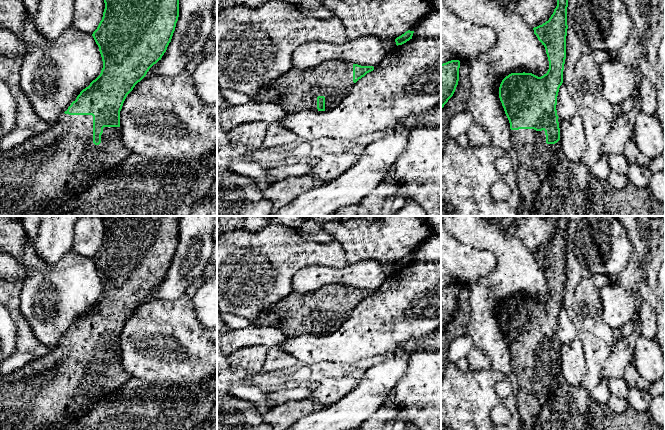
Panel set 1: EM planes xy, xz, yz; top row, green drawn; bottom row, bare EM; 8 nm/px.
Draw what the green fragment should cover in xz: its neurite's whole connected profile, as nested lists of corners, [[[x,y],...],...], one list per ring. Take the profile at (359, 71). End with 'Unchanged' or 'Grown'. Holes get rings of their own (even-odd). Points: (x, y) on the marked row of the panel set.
[[[331,60],[308,70],[292,67],[251,98],[257,103],[280,105],[290,113],[328,111],[337,107],[354,84],[373,70],[373,66],[343,60]]]. Grown

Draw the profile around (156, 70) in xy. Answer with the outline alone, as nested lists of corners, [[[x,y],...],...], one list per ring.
[[[179,0],[179,17],[171,42],[162,58],[154,64],[146,76],[175,76],[186,70],[192,58],[203,52],[206,42],[210,39],[214,24],[213,7],[217,0]]]

